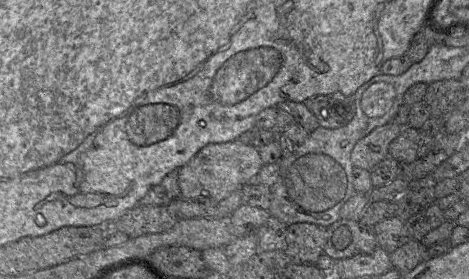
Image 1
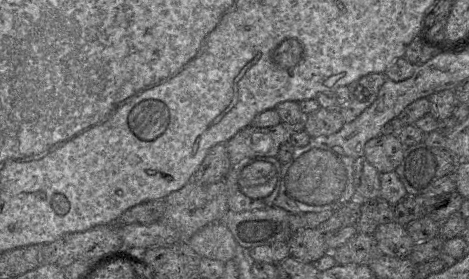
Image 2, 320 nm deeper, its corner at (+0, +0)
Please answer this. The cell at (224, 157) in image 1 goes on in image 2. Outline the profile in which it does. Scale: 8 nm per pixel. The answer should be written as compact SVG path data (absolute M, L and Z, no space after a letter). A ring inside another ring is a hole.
M279 123L267 128L248 126L242 129L223 143L226 144L231 166L256 157L276 157L281 145L289 140L294 129L299 128L302 127Z

